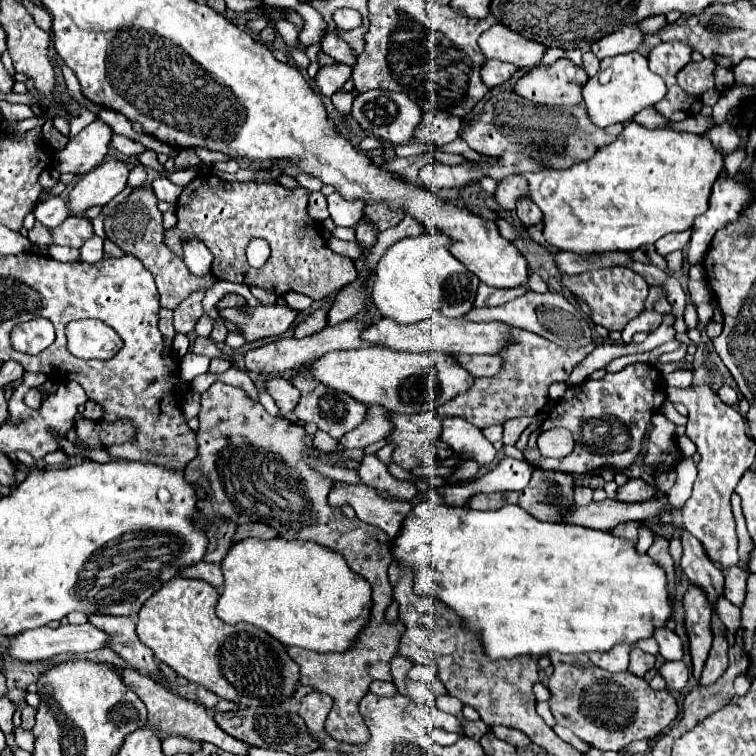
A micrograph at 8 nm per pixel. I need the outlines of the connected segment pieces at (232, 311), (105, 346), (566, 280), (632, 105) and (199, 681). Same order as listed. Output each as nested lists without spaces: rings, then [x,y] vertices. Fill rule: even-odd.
[[[288,305],[250,307],[250,313],[242,313],[240,308],[225,308],[218,313],[226,321],[236,323],[248,343],[266,337],[280,337],[298,317],[298,313],[294,309],[288,309]]]
[[[80,319],[66,327],[67,349],[82,359],[110,359],[122,349],[118,333],[98,319]]]
[[[610,267],[588,271],[580,275],[562,275],[562,283],[578,297],[582,297],[592,309],[592,321],[606,327],[608,331],[622,331],[630,319],[644,311],[644,299],[648,295],[648,283],[626,267]]]
[[[636,51],[626,53],[626,55],[616,55],[612,59],[604,59],[600,63],[600,71],[594,77],[590,77],[582,89],[586,113],[596,127],[628,123],[638,111],[656,105],[664,95],[666,95],[664,81],[648,69],[646,57],[638,55]],[[604,71],[608,79],[602,79]]]
[[[174,577],[172,581],[168,581],[168,585],[164,585],[164,589],[160,589],[160,593],[154,593],[146,601],[144,609],[140,609],[136,633],[140,641],[154,651],[154,657],[158,661],[172,667],[184,679],[216,693],[220,699],[234,701],[242,707],[268,707],[292,699],[300,679],[298,663],[286,653],[286,647],[278,639],[270,637],[266,631],[250,623],[228,625],[222,619],[218,619],[216,617],[218,597],[220,597],[218,589],[212,587],[210,583],[204,583],[200,579]]]

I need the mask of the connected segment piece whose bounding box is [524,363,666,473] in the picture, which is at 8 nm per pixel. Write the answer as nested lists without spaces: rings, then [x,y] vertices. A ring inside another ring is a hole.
[[[634,363],[618,373],[606,373],[600,381],[586,379],[582,385],[568,387],[564,397],[556,401],[556,407],[552,407],[548,421],[544,421],[544,425],[530,435],[524,457],[532,467],[564,473],[588,473],[608,465],[628,467],[640,455],[652,413],[660,411],[664,401],[666,381],[656,365]],[[552,427],[566,427],[574,437],[572,453],[562,459],[546,459],[536,447],[538,433]]]

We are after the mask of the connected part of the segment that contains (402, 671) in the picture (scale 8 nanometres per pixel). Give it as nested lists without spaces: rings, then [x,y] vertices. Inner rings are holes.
[[[396,655],[392,661],[390,661],[390,667],[392,667],[392,677],[394,677],[394,683],[398,687],[398,691],[402,691],[406,695],[406,689],[404,689],[404,681],[406,681],[406,673],[410,669],[410,659],[406,659],[404,655]]]

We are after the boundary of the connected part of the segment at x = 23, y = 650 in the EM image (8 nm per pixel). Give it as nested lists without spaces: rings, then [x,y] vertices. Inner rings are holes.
[[[84,623],[84,625],[60,625],[58,629],[52,627],[40,627],[40,629],[30,629],[20,635],[16,635],[8,647],[10,657],[20,659],[20,661],[38,661],[38,659],[50,659],[54,655],[82,655],[88,651],[96,651],[108,645],[108,633],[100,631],[98,627]]]

